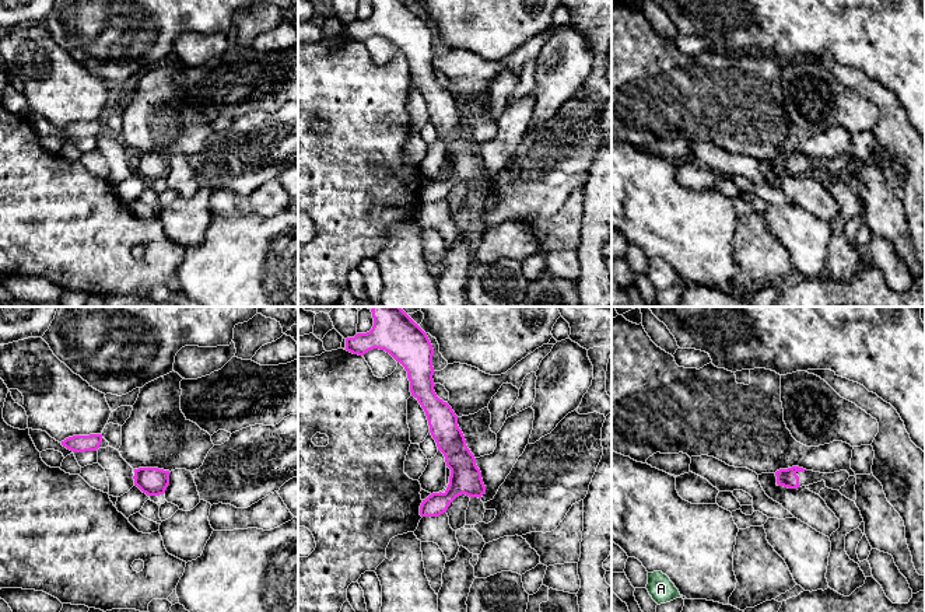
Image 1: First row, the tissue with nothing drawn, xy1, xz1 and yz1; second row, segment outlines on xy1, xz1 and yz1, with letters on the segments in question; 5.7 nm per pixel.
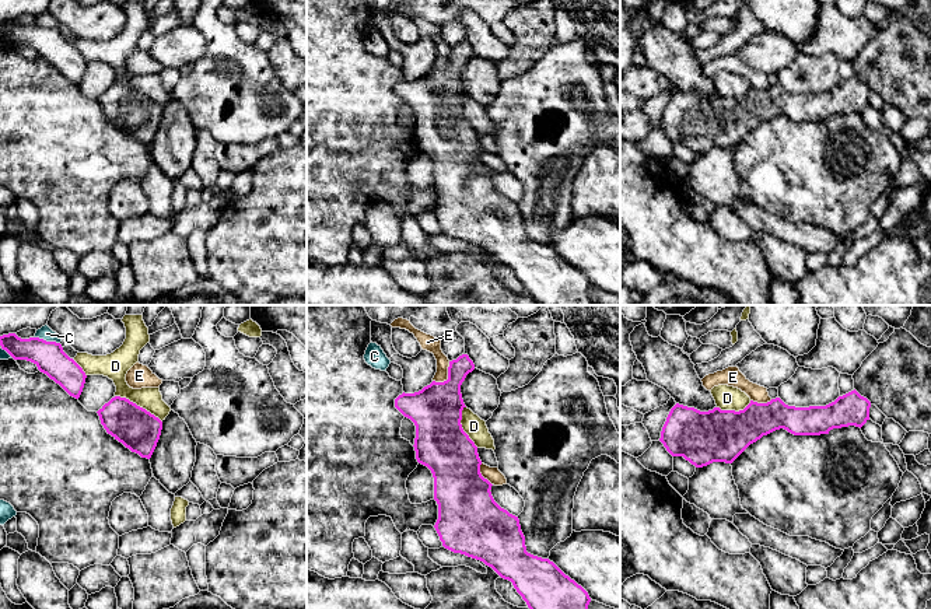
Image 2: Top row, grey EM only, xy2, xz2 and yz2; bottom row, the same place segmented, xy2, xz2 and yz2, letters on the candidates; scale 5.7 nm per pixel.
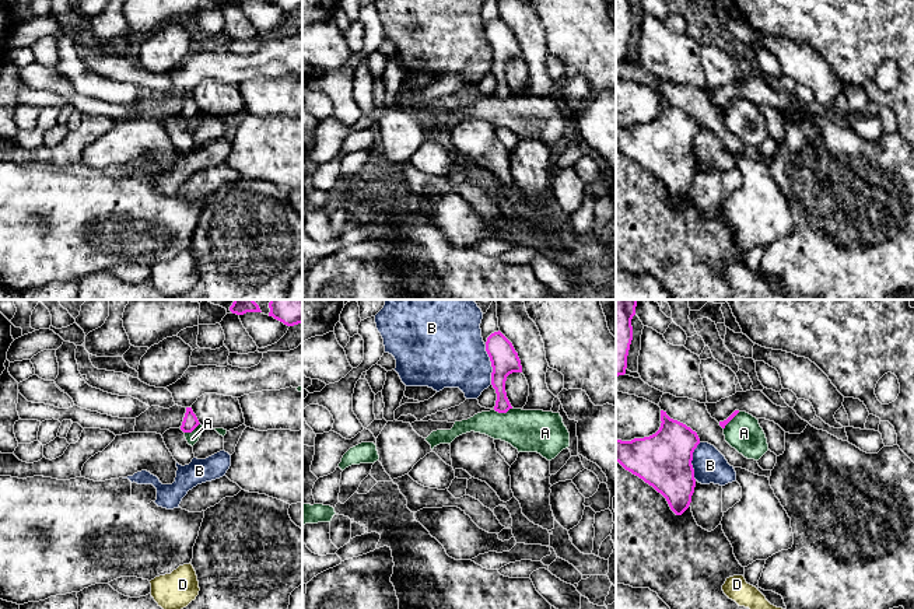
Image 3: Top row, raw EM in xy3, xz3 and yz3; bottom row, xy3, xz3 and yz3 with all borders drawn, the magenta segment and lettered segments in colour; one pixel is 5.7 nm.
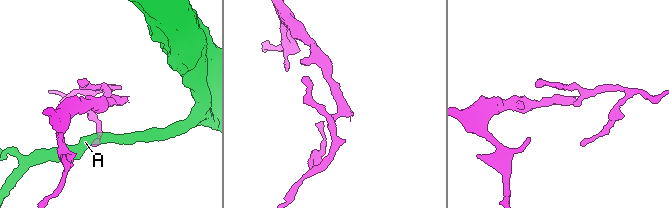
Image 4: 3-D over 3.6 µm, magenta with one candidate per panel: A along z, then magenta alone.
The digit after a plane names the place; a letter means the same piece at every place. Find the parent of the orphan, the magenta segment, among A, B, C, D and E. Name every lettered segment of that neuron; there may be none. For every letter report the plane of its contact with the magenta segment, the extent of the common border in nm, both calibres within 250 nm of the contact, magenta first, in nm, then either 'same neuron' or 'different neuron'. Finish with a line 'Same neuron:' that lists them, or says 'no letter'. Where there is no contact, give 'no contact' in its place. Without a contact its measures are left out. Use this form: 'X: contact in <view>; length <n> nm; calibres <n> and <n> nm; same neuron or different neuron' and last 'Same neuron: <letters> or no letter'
A: contact in xz3; length 110 nm; calibres 110 and 240 nm; different neuron
B: contact in xz3; length 240 nm; calibres 160 and 400 nm; different neuron
C: contact in xy2; length 160 nm; calibres 180 and 80 nm; different neuron
D: contact in xy2; length 320 nm; calibres 240 and 130 nm; different neuron
E: contact in xz2; length 160 nm; calibres 300 and 90 nm; different neuron
Same neuron: no letter

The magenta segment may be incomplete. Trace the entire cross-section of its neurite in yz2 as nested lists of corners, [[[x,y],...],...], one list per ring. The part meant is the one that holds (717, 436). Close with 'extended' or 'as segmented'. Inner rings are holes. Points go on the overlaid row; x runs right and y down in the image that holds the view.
[[[855,389],[839,396],[826,406],[795,407],[785,405],[780,398],[767,403],[750,403],[739,412],[721,410],[714,407],[700,412],[676,403],[662,427],[659,441],[672,456],[683,456],[696,468],[707,466],[713,462],[732,463],[750,444],[776,430],[784,428],[794,435],[829,434],[833,428],[848,426],[862,427],[869,420],[871,402]]]; as segmented

